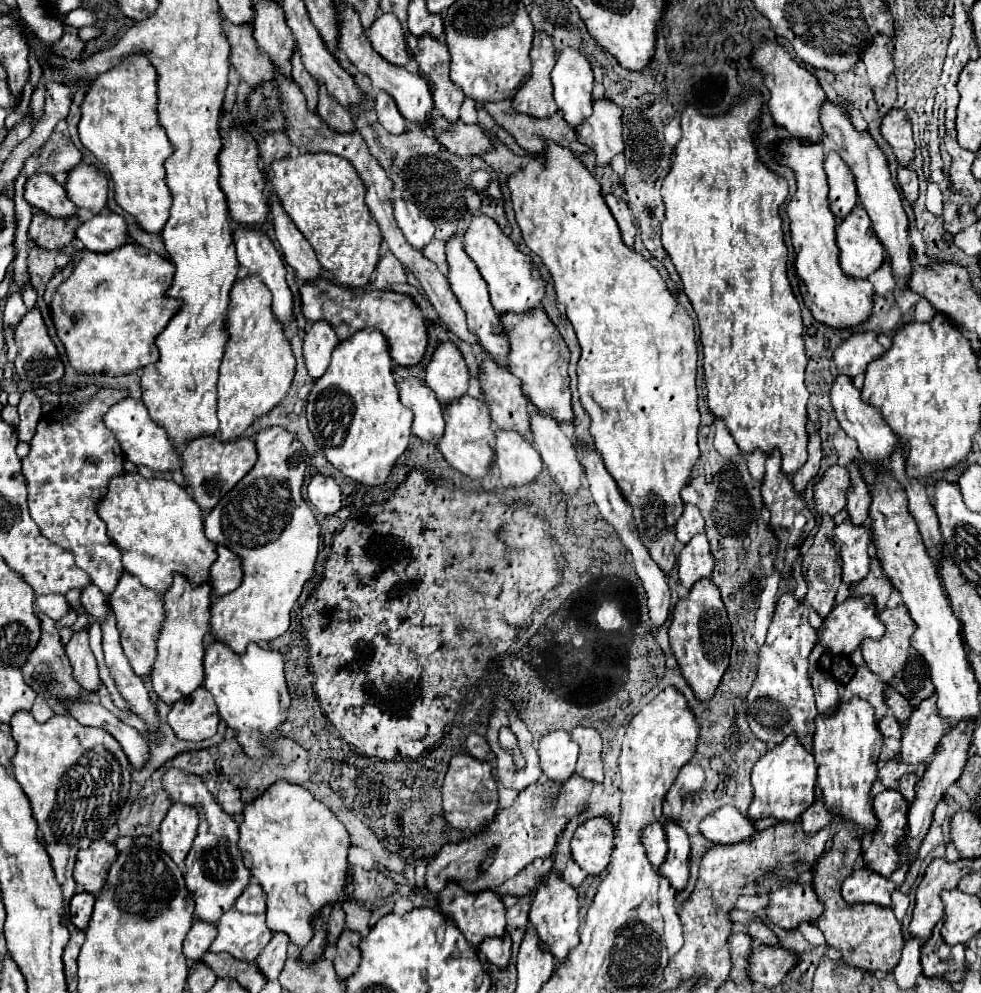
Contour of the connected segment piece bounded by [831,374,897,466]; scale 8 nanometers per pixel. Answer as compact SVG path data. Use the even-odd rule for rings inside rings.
M837 374L831 386L831 406L835 410L837 422L839 426L857 440L859 450L863 454L863 460L867 460L869 464L881 466L885 464L885 460L891 456L895 444L897 444L897 436L891 432L891 428L887 424L883 424L883 416L873 408L873 404L865 404L861 400L861 392L853 386L853 380L845 374Z

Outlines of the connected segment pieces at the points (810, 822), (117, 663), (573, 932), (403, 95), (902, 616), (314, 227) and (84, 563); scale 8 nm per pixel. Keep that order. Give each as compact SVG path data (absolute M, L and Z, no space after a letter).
M817 790L815 794L815 802L803 812L801 816L801 826L807 834L815 834L819 832L825 824L829 824L833 818L833 812L829 808L825 808L823 804L823 796L821 796L821 790Z
M109 608L109 616L105 616L105 620L101 620L99 626L103 630L103 652L105 652L105 662L111 670L111 676L113 676L119 692L123 694L123 698L131 704L133 712L147 722L149 734L151 734L159 726L159 720L157 720L159 714L153 708L141 678L137 678L135 672L129 668L129 662L127 662L121 642L119 642L115 614L111 612L111 608Z
M551 870L547 884L541 884L537 888L535 900L531 904L529 920L543 942L543 946L563 964L567 960L567 954L571 948L579 944L579 902L577 902L577 890L563 882L563 878Z
M353 8L339 10L339 48L343 50L343 54L351 60L351 64L359 72L363 72L371 78L373 88L385 90L387 94L391 94L395 98L397 108L403 114L403 118L407 118L419 126L429 124L429 120L433 118L433 98L431 98L427 80L421 74L411 74L407 68L389 64L383 56L377 56L377 52L373 52L373 46L369 44L369 40L363 38L363 28L361 28L359 16L357 16L357 12L353 12Z
M899 604L897 608L881 610L881 620L885 622L887 630L879 640L867 640L861 644L861 652L865 658L865 664L871 672L875 672L887 686L901 692L907 700L925 700L933 694L933 682L929 680L929 668L919 668L919 654L911 648L911 636L915 632L915 622L909 616L907 608Z
M299 154L295 158L283 158L273 162L273 190L277 192L285 212L291 216L295 226L303 232L303 236L313 246L317 260L327 272L333 272L333 278L341 286L363 288L369 284L371 274L379 262L379 246L383 242L381 230L373 220L367 204L365 204L365 184L357 176L353 164L335 154Z
M101 388L81 406L53 408L53 414L39 420L31 450L23 458L31 518L49 542L75 554L75 564L89 574L91 582L105 592L107 600L125 570L121 552L109 540L105 522L97 514L97 506L107 492L109 480L125 474L125 454L113 432L103 426L103 416L123 398L127 398L127 390Z

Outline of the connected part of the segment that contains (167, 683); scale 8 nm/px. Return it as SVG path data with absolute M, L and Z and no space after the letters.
M175 576L173 586L165 594L165 622L161 628L161 636L157 640L157 660L153 666L151 682L153 690L165 704L175 704L183 696L189 696L195 688L203 684L203 656L205 656L205 634L209 632L211 620L211 586L201 584L193 588L185 576Z

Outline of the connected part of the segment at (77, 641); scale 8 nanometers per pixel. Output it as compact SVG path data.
M87 630L73 634L69 644L65 646L65 652L67 652L67 658L73 666L73 676L81 684L81 688L85 692L97 692L101 686L101 678L99 678L95 656L89 648Z

